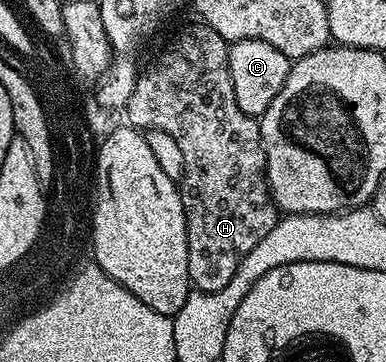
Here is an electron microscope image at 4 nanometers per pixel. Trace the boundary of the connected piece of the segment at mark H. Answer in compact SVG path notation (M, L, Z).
M206 24L191 26L179 34L168 50L156 56L155 62L138 71L133 96L125 107L126 121L144 131L169 132L185 156L185 172L179 195L187 221L189 276L196 290L217 292L233 280L233 272L253 252L254 246L279 221L277 209L267 184L267 153L263 150L260 119L246 114L237 104L233 76L229 72L229 43Z

